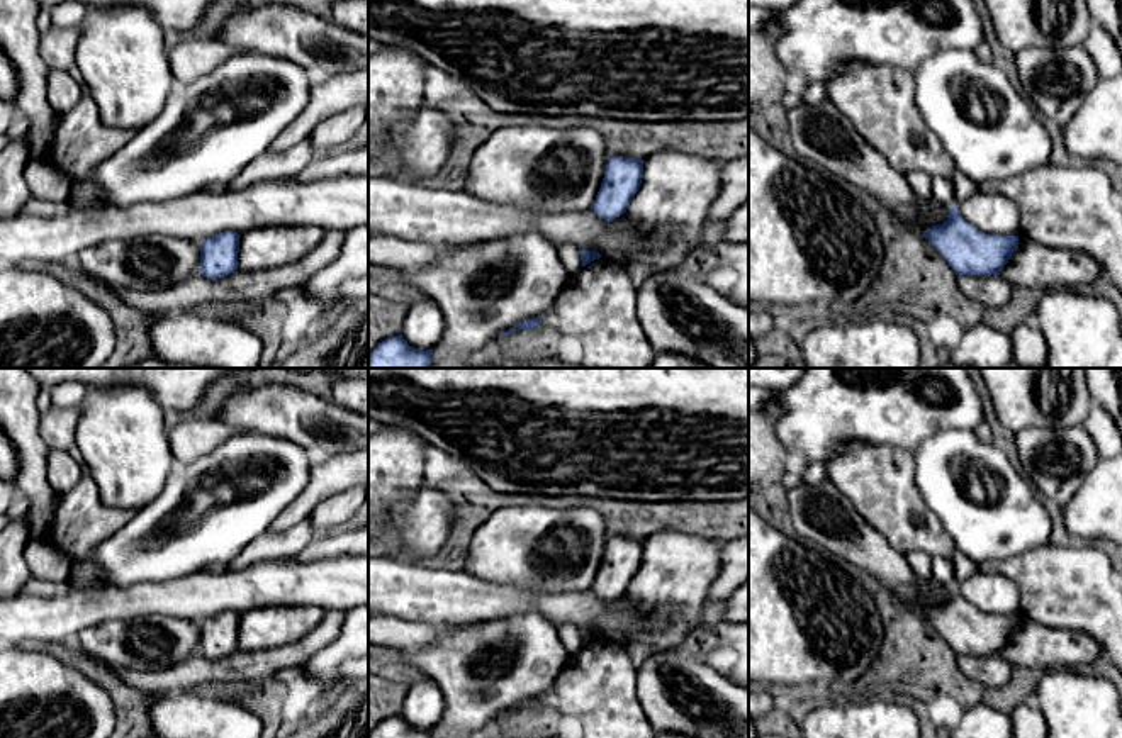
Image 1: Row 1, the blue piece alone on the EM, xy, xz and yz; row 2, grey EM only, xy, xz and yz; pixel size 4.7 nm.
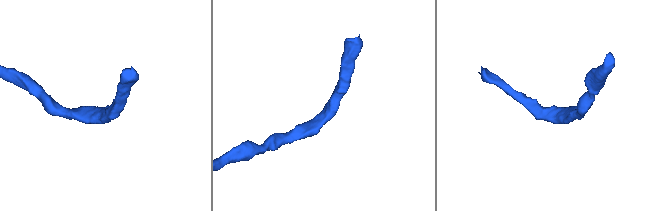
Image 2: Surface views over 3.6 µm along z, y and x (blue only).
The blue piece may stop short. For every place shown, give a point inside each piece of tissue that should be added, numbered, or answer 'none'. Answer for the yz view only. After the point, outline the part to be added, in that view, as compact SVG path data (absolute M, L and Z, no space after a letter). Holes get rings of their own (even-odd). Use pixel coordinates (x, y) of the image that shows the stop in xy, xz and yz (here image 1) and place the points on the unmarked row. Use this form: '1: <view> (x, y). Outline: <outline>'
1: yz (1032, 645). Outline: M1018 614L1018 626L1000 651L1012 667L1042 672L1093 663L1102 646L1083 631L1037 624Z

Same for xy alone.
1: xy (274, 626). Outline: M270 606L246 611L239 618L238 650L256 651L292 645L312 631L324 611L314 606Z

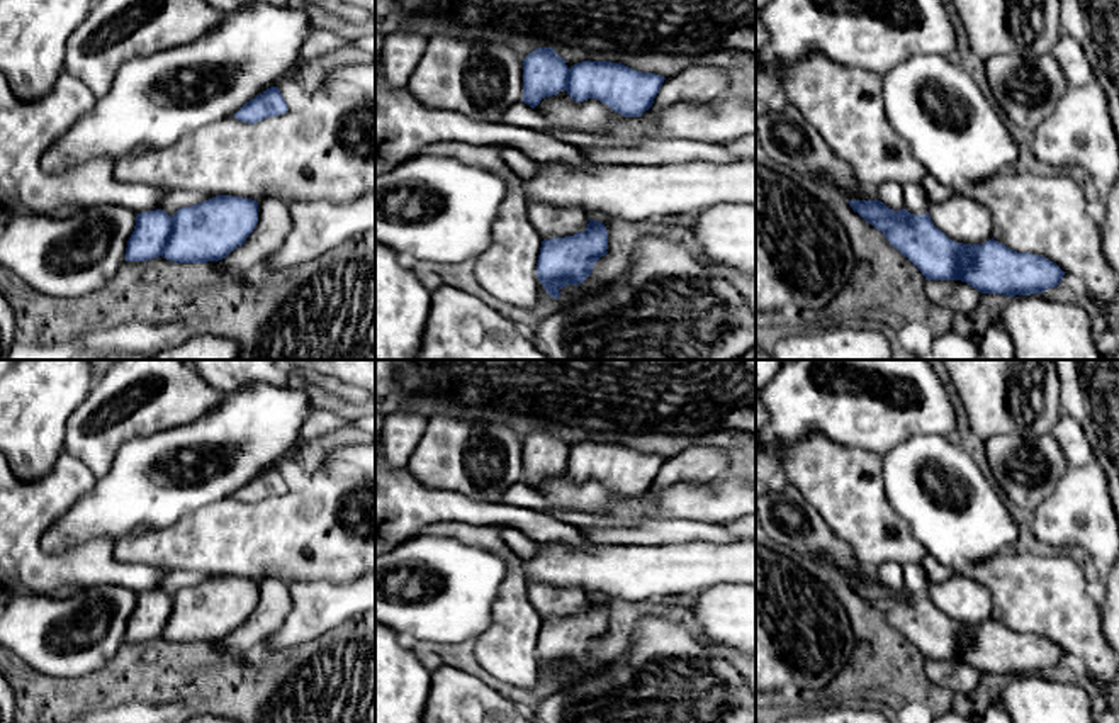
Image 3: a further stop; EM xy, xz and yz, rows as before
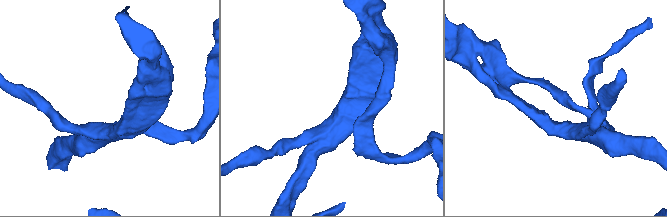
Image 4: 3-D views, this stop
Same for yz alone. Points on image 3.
none

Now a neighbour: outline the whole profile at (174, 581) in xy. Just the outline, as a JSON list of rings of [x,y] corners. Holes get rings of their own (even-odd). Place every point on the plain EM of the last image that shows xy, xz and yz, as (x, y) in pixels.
[[[175,570],[170,572],[163,580],[160,589],[165,591],[170,597],[173,597],[173,594],[182,589],[182,587],[190,587],[190,586],[197,586],[204,580],[212,579],[211,575],[207,575],[205,572],[195,572],[195,570]]]

